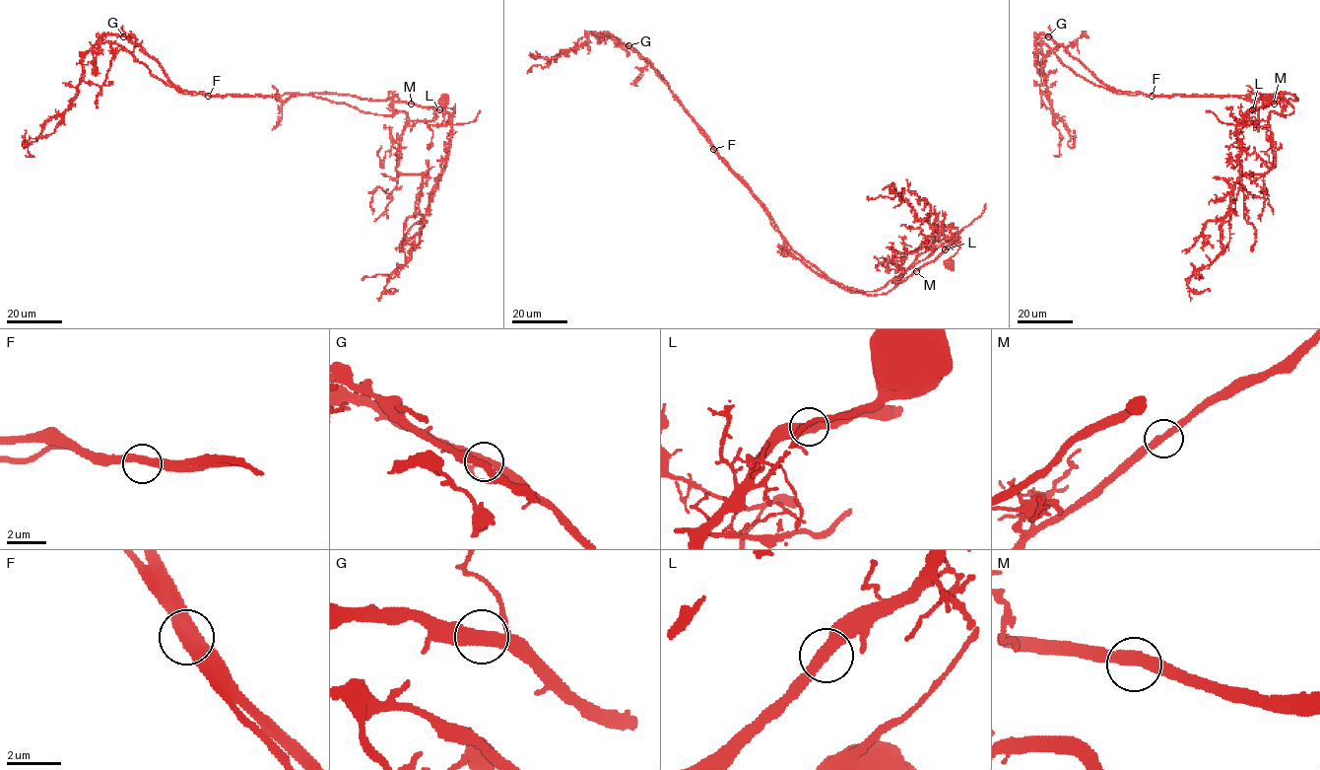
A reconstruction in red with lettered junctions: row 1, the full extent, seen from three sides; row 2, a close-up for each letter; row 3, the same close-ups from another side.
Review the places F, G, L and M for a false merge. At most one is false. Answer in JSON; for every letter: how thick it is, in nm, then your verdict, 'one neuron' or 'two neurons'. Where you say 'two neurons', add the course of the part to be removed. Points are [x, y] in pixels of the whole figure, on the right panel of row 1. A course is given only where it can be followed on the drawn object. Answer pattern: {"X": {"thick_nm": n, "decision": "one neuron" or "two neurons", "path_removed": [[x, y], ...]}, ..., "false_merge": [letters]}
{"F": {"thick_nm": 460, "decision": "two neurons", "path_removed": [[1152, 96], [1269, 94], [1292, 106], [1269, 114], [1275, 164], [1240, 178], [1256, 232], [1252, 252]]}, "G": {"thick_nm": 440, "decision": "one neuron"}, "L": {"thick_nm": 440, "decision": "one neuron"}, "M": {"thick_nm": 400, "decision": "one neuron"}, "false_merge": ["F"]}

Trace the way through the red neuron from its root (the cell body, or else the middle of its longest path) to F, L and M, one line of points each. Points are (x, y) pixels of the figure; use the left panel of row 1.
F: (443, 99), (453, 115), (412, 104), (335, 94), (303, 94), (284, 101), (274, 96), (208, 96)
L: (443, 99), (441, 104), (455, 113), (448, 114), (439, 109)
M: (443, 99), (441, 104), (451, 108), (453, 115), (411, 104)

